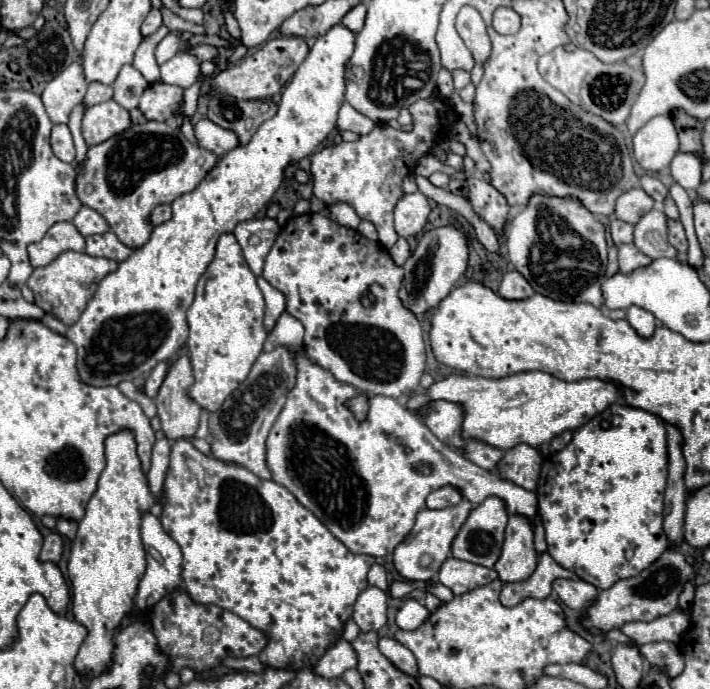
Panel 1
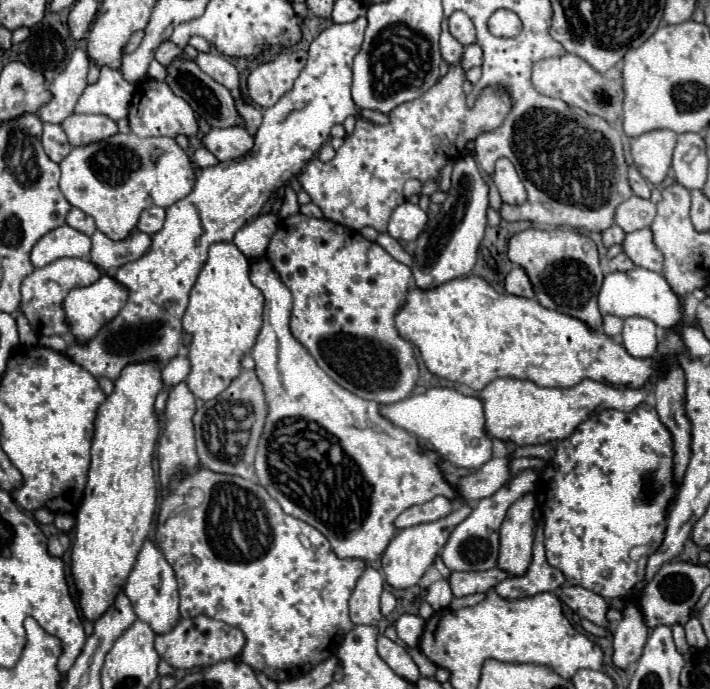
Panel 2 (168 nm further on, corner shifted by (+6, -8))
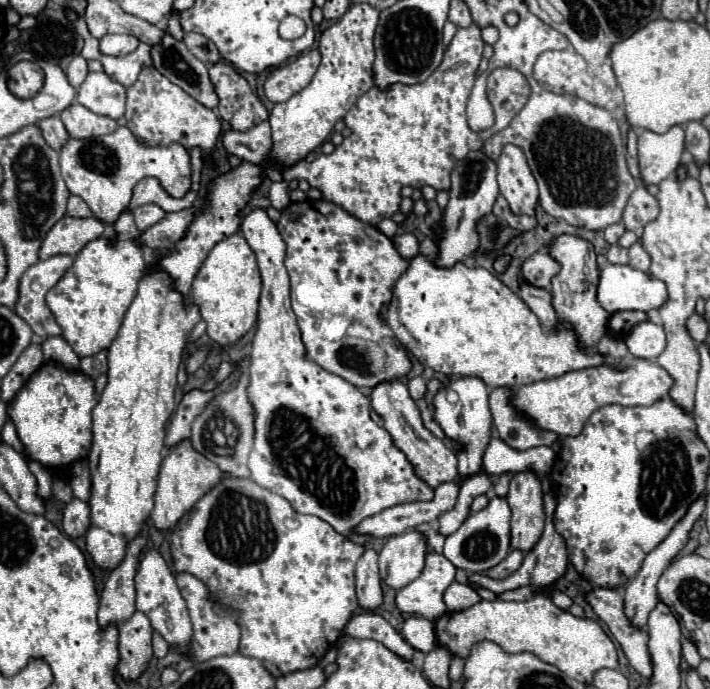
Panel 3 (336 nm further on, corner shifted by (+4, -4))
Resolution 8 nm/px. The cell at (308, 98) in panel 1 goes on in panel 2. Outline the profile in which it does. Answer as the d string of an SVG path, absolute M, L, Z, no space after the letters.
M358 18L356 22L350 24L332 24L330 28L320 32L320 36L308 48L308 64L300 72L292 90L288 90L274 106L264 110L264 120L260 128L254 132L252 150L246 156L240 156L236 160L226 160L226 162L218 162L216 166L204 168L196 178L194 190L186 198L166 208L166 222L160 232L152 234L150 250L142 258L128 262L114 272L114 280L126 286L128 290L126 306L118 312L114 320L104 324L92 340L88 342L72 340L72 344L66 350L66 356L70 360L80 364L96 380L108 378L114 382L118 380L120 372L128 364L138 364L148 360L156 360L164 364L178 354L180 340L182 340L182 316L188 306L188 294L198 278L200 268L208 258L210 244L232 242L234 234L248 222L248 218L252 220L254 216L258 216L262 206L268 202L268 198L288 180L292 180L310 158L314 158L314 154L330 138L332 126L342 124L348 116L358 114L358 108L354 106L350 96L350 86L352 86L352 58L360 50L364 28L366 28L366 18Z

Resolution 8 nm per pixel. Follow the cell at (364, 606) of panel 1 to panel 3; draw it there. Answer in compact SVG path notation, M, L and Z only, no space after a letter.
M368 548L356 564L356 594L358 594L358 604L364 610L376 610L382 604L376 550Z

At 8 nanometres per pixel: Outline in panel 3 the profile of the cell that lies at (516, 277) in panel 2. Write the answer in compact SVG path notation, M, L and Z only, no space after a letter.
M546 250L532 254L522 266L522 278L538 288L550 288L550 280L556 274L558 274L558 262Z

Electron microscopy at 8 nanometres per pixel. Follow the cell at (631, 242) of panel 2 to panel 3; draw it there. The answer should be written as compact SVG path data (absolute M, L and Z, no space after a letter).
M640 242L630 246L630 266L638 268L642 272L648 272L648 268L650 268L650 256L646 254L646 250L642 248Z

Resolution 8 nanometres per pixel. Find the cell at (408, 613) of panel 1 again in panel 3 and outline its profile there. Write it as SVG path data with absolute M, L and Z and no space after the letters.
M410 616L404 622L402 628L402 636L406 638L406 642L420 650L420 652L430 652L436 648L436 632L434 632L434 624L422 616Z

